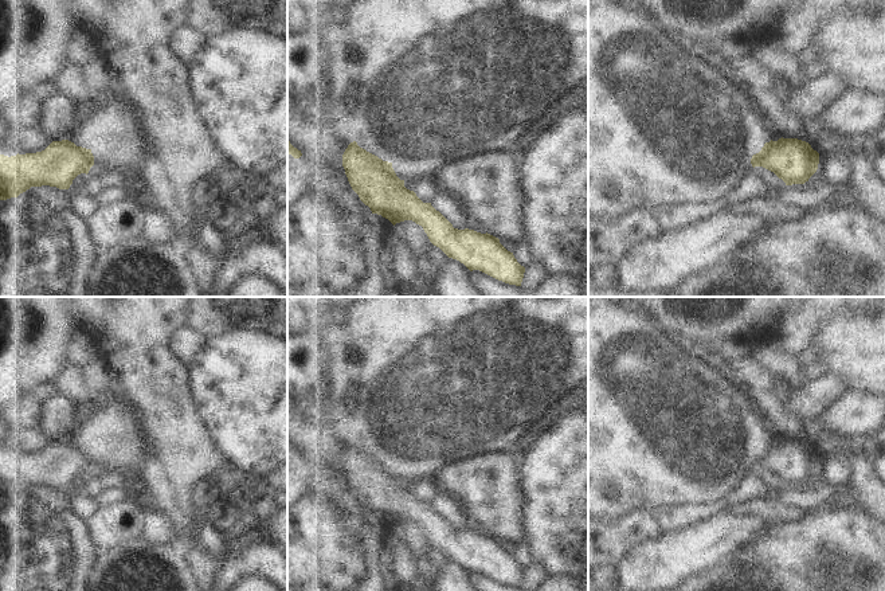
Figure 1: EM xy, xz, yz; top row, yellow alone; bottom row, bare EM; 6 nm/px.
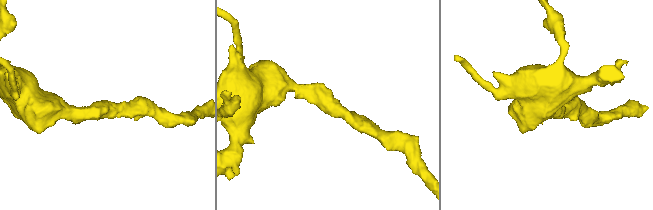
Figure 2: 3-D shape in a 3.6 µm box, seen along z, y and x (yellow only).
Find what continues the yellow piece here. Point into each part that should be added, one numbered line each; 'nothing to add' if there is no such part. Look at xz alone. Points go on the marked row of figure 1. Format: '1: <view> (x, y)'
nothing to add

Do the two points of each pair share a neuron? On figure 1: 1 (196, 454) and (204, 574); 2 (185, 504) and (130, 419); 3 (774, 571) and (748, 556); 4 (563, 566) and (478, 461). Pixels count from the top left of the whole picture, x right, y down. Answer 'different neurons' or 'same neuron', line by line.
1: different neurons
2: same neuron
3: same neuron
4: different neurons

